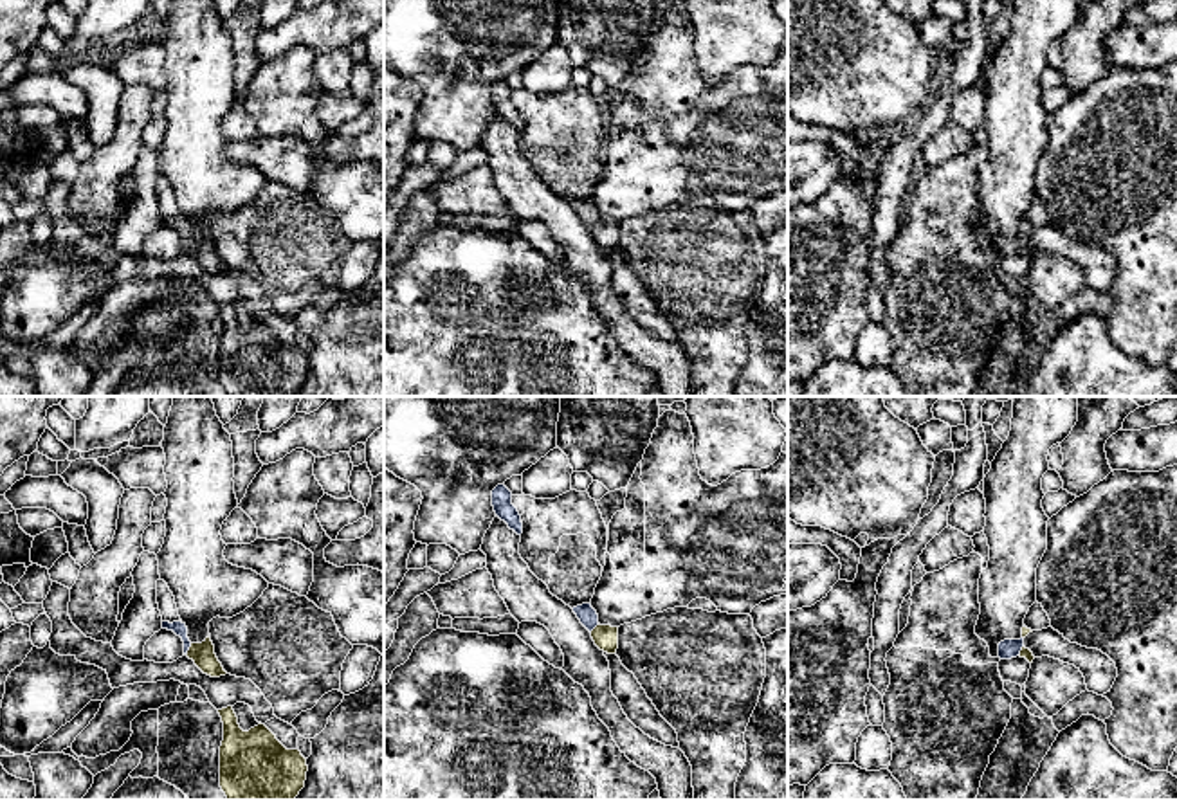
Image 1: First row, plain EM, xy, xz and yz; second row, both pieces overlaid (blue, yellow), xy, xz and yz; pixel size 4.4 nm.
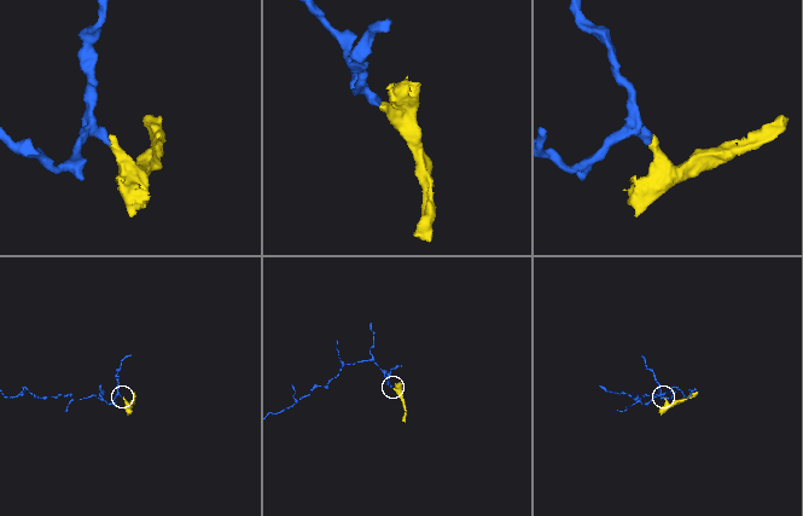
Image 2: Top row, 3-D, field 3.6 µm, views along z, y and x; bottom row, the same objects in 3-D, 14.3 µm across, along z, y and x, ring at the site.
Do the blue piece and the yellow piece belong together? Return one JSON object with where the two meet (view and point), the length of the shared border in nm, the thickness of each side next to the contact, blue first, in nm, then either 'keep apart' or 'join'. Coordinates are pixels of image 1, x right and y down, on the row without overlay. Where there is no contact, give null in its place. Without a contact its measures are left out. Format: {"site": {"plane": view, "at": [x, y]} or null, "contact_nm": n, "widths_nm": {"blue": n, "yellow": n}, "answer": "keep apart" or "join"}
{"site": {"plane": "xy", "at": [188, 245]}, "contact_nm": 60, "widths_nm": {"blue": 60, "yellow": 100}, "answer": "join"}

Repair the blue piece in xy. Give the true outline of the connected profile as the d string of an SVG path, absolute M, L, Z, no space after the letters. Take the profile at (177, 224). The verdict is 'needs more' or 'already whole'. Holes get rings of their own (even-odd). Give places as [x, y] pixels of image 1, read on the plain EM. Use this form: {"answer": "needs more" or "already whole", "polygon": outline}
{"answer": "needs more", "polygon": "M162 218L162 225L173 227L184 238L184 250L195 258L195 261L211 274L225 272L222 259L214 250L214 241L207 232L202 240L191 240L187 234L187 223L182 218Z"}

